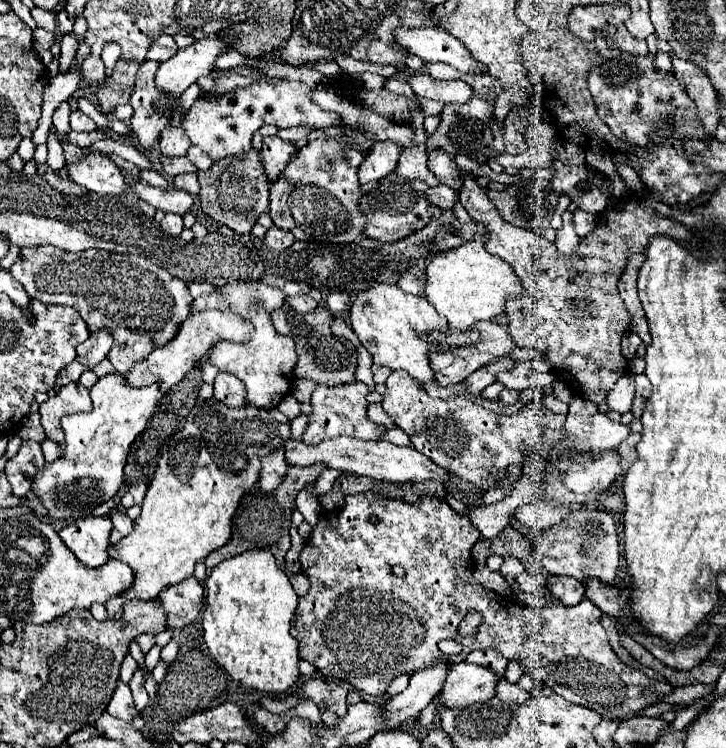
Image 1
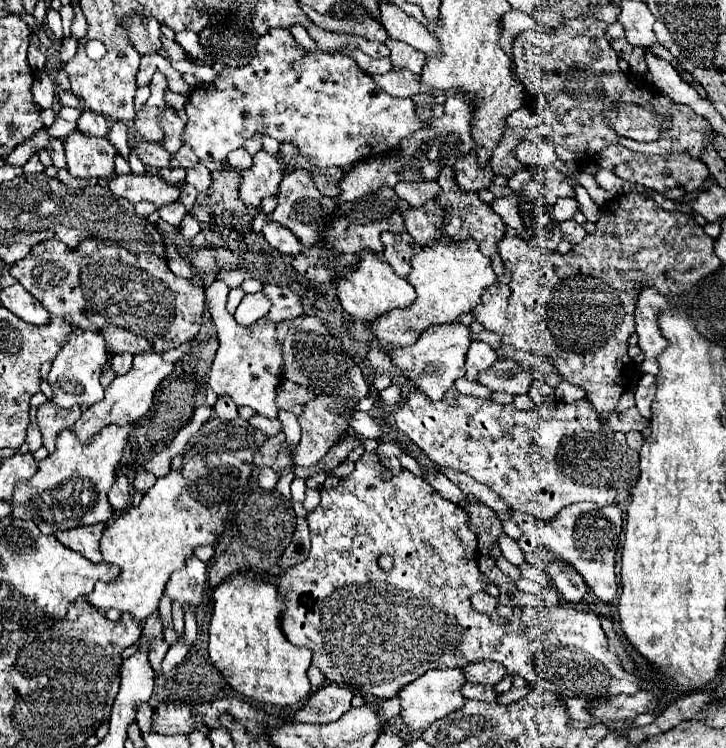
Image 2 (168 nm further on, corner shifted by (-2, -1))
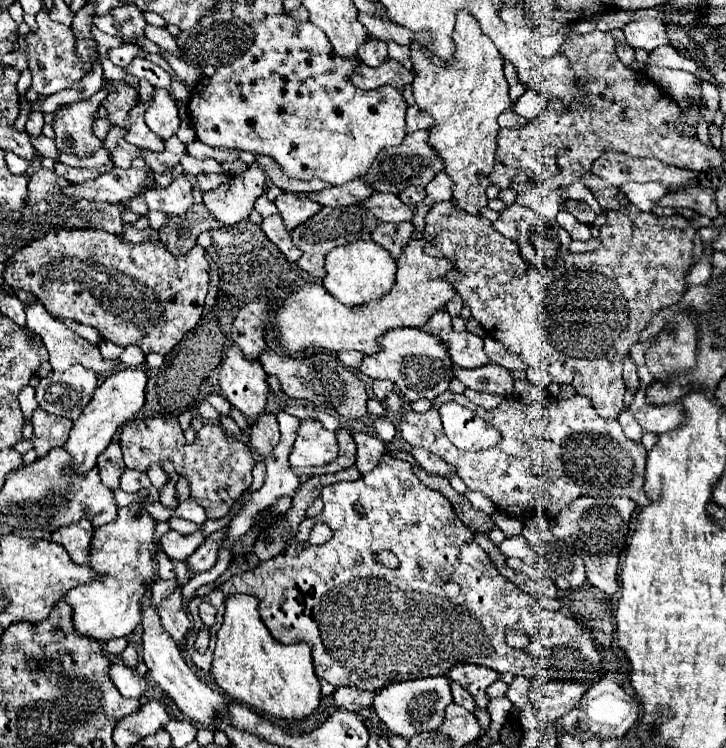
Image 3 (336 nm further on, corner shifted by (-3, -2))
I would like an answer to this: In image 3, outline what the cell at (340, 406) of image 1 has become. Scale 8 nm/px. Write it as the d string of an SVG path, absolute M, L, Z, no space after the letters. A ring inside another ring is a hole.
M304 418L296 430L296 442L290 454L290 466L312 467L328 464L338 456L334 432L326 430L318 420Z

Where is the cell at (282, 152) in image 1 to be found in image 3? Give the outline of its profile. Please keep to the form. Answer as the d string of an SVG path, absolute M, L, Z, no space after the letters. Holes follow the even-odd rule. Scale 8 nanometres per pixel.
M252 164L246 172L230 176L228 184L212 192L204 192L204 204L208 206L210 214L226 226L238 224L250 216L254 200L266 190L266 182L266 172L258 164Z

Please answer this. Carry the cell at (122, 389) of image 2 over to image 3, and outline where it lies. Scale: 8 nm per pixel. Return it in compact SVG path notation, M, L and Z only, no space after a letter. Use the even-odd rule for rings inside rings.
M126 368L110 374L94 392L92 402L84 408L80 418L74 422L70 430L70 438L64 448L74 454L74 468L80 472L88 472L96 458L104 452L104 448L114 440L116 432L126 424L132 422L144 406L144 390L146 390L148 376L142 368Z

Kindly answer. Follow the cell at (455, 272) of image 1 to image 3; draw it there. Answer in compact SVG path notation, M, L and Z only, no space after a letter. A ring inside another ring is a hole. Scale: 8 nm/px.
M412 240L402 256L396 260L398 272L396 272L396 284L390 294L386 294L378 302L370 302L362 308L348 308L340 304L334 296L326 292L324 286L310 284L284 300L284 304L276 312L274 328L280 346L284 352L292 354L298 350L304 350L308 346L312 348L326 348L334 352L342 350L360 350L364 354L376 354L380 350L378 338L392 330L402 326L416 326L422 328L438 310L444 310L450 300L454 300L456 290L446 280L446 274L454 270L456 266L450 260L434 258L422 252L422 240Z

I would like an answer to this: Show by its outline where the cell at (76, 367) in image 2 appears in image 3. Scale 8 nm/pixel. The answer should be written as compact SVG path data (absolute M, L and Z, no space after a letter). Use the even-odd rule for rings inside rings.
M74 364L64 372L52 372L46 378L40 378L36 386L36 400L46 412L66 416L76 420L84 406L92 400L92 392L98 386L98 376Z

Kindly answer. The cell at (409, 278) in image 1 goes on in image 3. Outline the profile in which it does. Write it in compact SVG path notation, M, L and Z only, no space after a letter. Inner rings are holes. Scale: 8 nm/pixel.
M402 222L402 224L378 224L376 230L372 232L372 240L376 244L380 244L384 250L388 250L394 260L398 260L400 252L412 240L412 232L414 232L414 226L410 222Z

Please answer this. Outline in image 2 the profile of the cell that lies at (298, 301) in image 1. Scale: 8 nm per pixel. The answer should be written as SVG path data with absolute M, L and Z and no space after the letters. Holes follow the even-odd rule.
M263 285L263 295L273 303L267 319L273 323L285 321L285 319L295 319L303 313L303 305L301 299L287 287L279 287L279 285Z

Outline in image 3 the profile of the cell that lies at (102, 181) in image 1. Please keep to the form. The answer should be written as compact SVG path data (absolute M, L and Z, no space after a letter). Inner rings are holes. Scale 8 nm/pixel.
M102 88L92 100L68 104L64 110L58 112L54 118L54 132L56 132L56 146L62 154L72 154L76 158L88 158L96 150L102 148L102 142L94 136L92 124L98 106L102 104L106 90Z

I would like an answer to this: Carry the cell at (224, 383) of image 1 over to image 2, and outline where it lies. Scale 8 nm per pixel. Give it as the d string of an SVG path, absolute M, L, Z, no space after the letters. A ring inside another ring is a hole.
M217 399L213 409L215 409L215 417L223 421L233 421L237 417L237 405L231 403L231 399Z

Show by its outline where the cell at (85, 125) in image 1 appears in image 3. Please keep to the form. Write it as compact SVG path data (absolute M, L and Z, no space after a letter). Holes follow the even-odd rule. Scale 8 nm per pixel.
M100 106L98 112L96 112L96 120L94 120L94 134L96 134L100 140L104 140L104 138L108 136L110 128L112 128L112 124L110 124L110 120L108 120L108 112L104 112L104 108Z

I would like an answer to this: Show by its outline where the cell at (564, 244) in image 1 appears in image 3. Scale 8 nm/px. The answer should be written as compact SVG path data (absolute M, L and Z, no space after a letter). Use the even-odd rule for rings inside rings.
M562 210L556 220L572 236L572 240L590 240L590 228L588 228L588 224L580 224L570 212Z

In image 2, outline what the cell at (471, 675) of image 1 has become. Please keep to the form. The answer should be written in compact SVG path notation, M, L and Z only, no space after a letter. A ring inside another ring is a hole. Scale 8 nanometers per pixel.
M433 669L433 671L427 671L423 677L415 679L413 683L405 685L399 693L397 693L397 699L401 701L401 721L413 729L413 731L421 731L425 727L429 727L433 721L445 717L447 713L459 709L463 705L463 695L459 691L459 687L465 683L463 679L463 673L459 669Z

